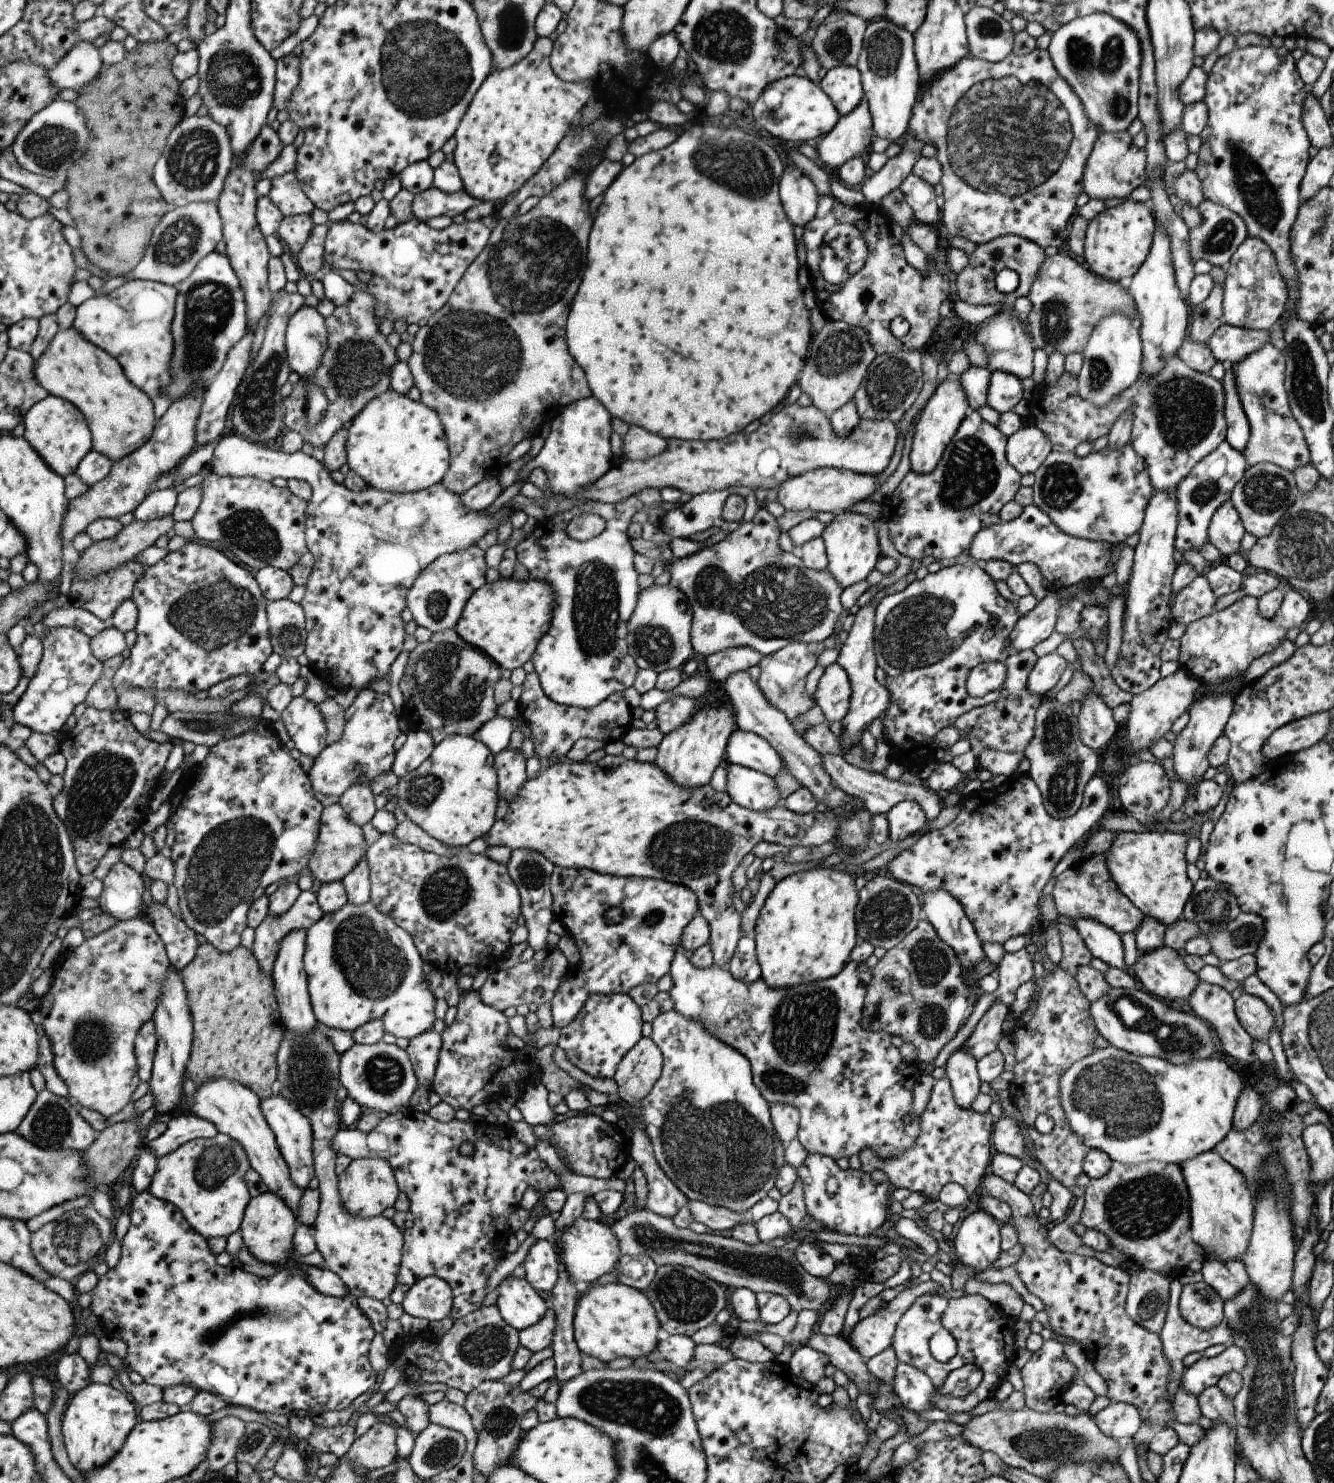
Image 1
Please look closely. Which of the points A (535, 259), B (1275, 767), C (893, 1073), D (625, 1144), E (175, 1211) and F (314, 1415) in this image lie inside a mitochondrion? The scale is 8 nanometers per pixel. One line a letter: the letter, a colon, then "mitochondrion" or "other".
A: mitochondrion
B: other
C: other
D: other
E: other
F: other

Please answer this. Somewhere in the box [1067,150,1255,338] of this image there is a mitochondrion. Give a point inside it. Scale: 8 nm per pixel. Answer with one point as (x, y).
(1222, 235)

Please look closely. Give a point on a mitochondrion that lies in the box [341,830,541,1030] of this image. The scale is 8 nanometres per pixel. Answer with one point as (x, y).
(447, 890)

